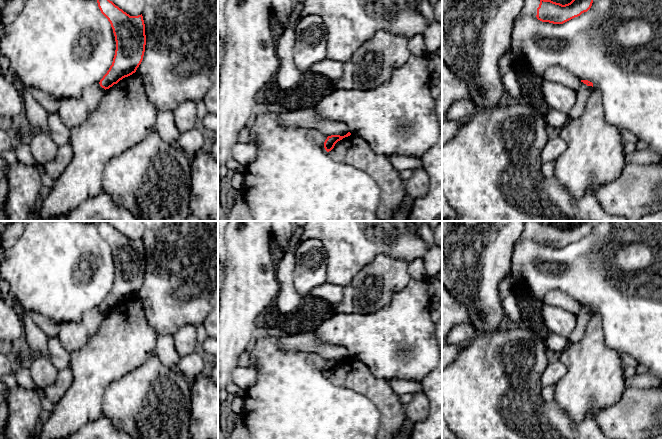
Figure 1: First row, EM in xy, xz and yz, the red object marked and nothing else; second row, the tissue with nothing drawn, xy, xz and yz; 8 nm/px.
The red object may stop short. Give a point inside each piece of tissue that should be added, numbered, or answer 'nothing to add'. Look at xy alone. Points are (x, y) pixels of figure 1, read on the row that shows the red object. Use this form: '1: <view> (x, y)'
nothing to add

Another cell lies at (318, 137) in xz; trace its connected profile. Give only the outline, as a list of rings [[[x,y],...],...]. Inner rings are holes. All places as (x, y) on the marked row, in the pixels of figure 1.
[[[312,129],[309,131],[308,136],[312,139],[317,145],[324,147],[324,142],[327,139],[327,136],[322,132],[316,129]]]

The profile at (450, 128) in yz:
[[[442,121],[442,145],[451,140],[459,131],[461,121]]]

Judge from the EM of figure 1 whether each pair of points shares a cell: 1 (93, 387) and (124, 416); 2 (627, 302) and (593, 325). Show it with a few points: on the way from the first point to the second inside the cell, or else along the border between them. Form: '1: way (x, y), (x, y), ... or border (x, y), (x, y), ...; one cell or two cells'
1: border (118, 378), (104, 392), (102, 414); two cells
2: border (594, 311), (601, 319), (603, 341), (605, 343); two cells

